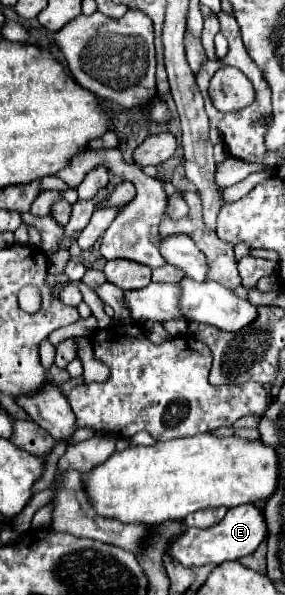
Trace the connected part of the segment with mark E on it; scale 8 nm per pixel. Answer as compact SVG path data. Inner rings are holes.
M238 505L228 509L224 519L212 527L206 529L186 527L184 533L178 535L168 547L168 555L172 555L172 559L182 563L184 567L200 567L206 563L220 565L222 561L232 561L250 555L262 543L264 535L266 535L266 521L260 509L256 509L254 505Z

